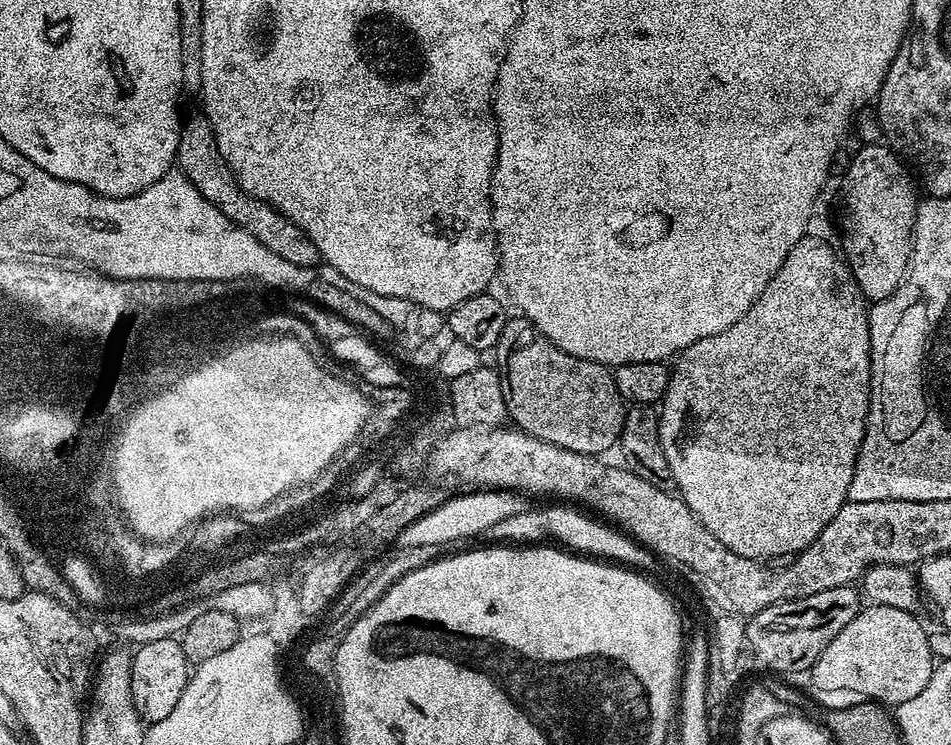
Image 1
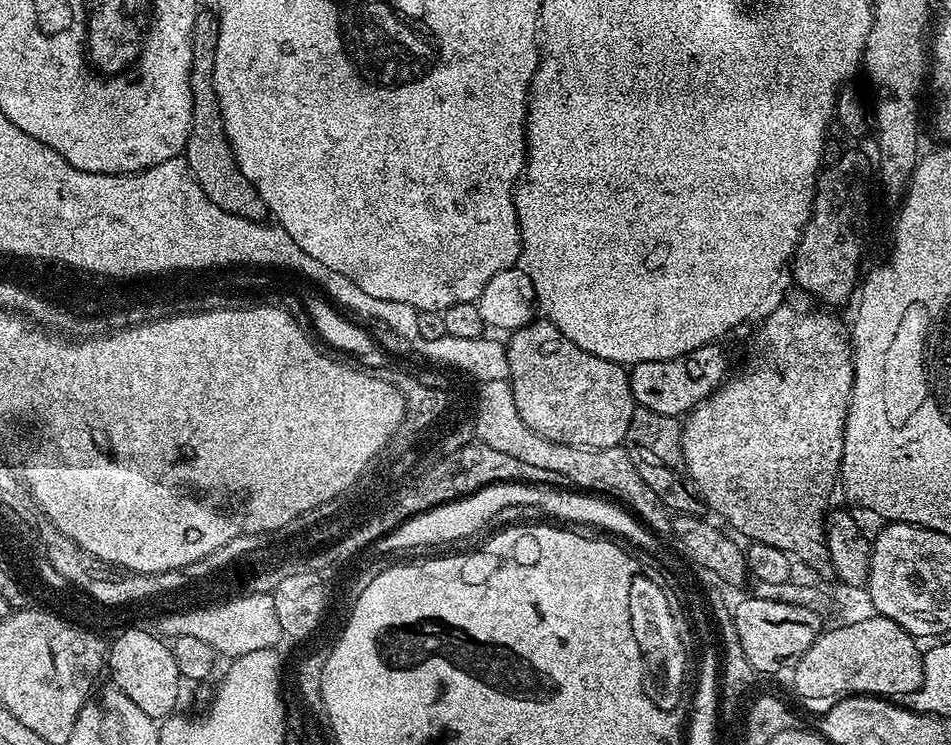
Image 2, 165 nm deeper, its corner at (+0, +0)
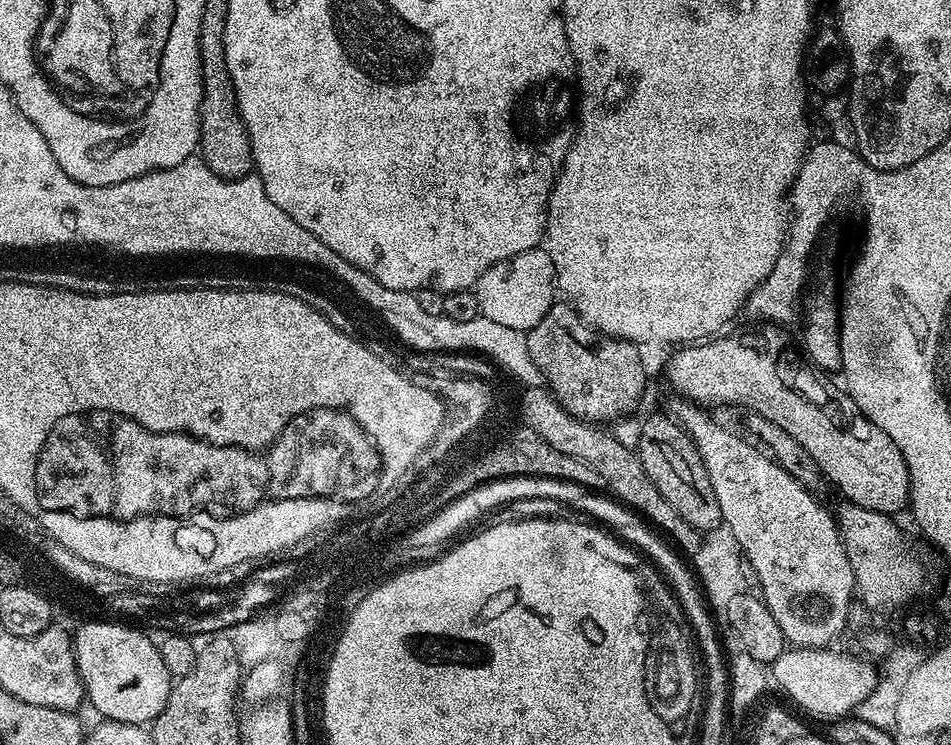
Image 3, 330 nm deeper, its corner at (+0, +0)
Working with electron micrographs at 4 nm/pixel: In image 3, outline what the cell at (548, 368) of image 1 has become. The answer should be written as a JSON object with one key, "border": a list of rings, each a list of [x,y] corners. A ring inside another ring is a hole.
{"border":[[[554,302],[540,322],[526,333],[534,366],[544,376],[549,392],[574,418],[603,425],[627,417],[646,388],[641,349],[628,340],[616,340],[591,328],[567,302]]]}

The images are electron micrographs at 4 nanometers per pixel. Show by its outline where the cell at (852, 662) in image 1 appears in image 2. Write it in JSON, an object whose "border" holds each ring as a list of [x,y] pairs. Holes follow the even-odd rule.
{"border":[[[876,615],[853,625],[832,626],[821,631],[816,641],[795,661],[792,675],[799,684],[799,693],[824,696],[825,693],[845,692],[847,696],[878,696],[881,698],[907,698],[924,685],[924,657],[916,637],[910,635],[897,622]]]}

